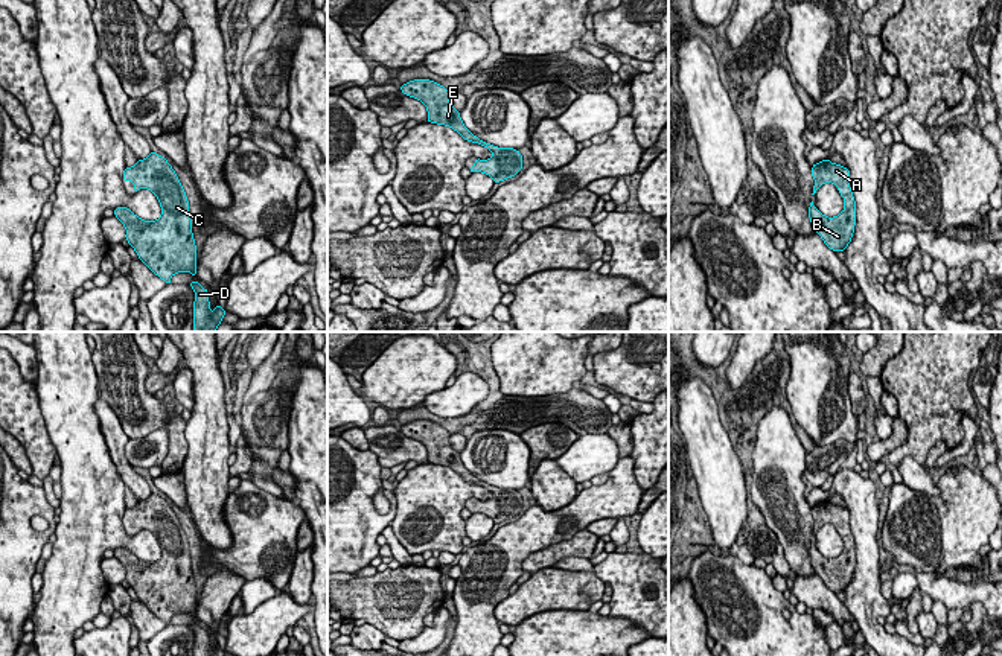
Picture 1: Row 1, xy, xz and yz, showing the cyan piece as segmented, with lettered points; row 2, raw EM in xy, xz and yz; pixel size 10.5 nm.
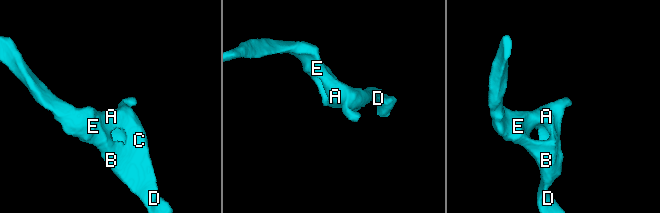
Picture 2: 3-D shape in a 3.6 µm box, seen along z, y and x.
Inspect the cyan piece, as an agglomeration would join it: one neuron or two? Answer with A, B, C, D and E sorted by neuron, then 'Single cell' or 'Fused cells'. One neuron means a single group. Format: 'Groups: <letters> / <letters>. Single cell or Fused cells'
Groups: A B C D E. Single cell

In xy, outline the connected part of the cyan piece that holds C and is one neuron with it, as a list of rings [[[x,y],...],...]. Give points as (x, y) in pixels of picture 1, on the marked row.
[[[154,151],[132,167],[125,167],[123,181],[134,183],[134,193],[151,190],[161,207],[161,216],[145,221],[128,207],[116,207],[114,216],[123,224],[129,247],[139,259],[166,285],[178,272],[196,277],[196,245],[186,192],[168,160]]]

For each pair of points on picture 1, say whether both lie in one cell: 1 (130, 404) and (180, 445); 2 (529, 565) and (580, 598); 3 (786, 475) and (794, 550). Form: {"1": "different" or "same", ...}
{"1": "same", "2": "different", "3": "same"}

